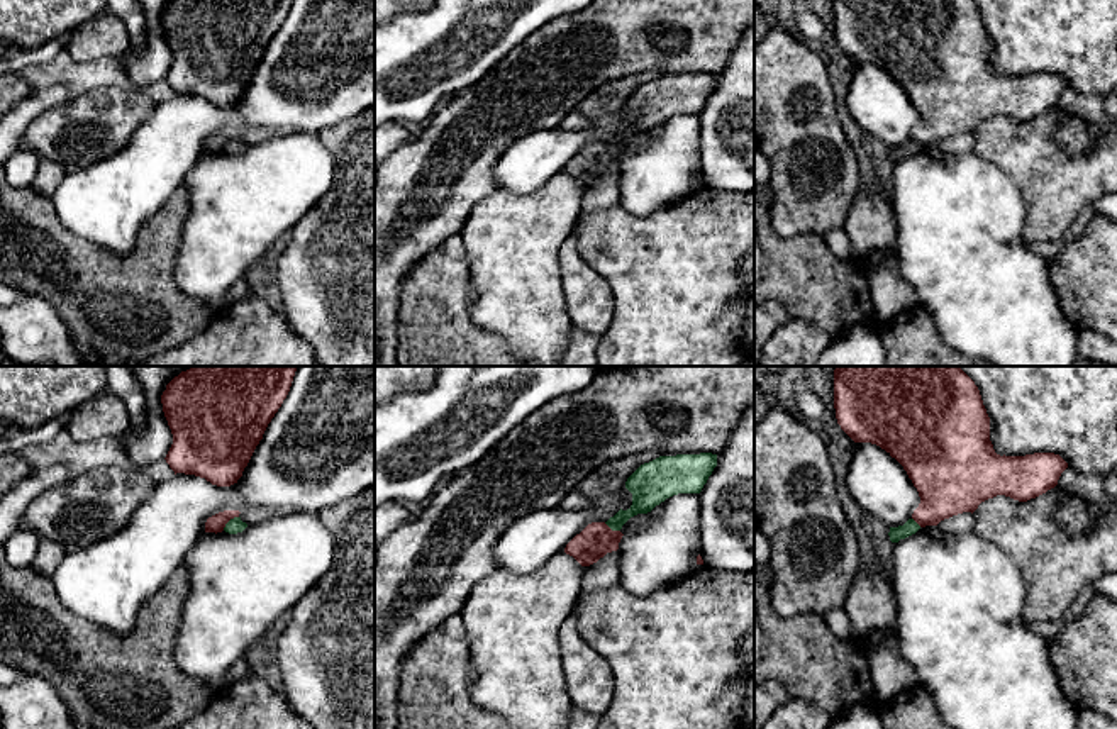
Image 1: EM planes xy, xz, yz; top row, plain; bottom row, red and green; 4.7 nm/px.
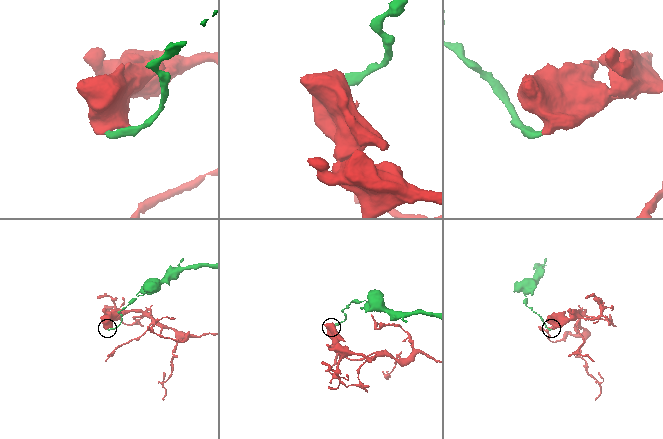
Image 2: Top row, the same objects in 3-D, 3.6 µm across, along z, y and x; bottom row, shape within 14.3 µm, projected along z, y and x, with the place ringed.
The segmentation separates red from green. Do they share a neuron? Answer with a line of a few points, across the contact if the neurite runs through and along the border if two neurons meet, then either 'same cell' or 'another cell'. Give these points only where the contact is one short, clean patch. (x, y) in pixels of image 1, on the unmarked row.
line xy (216, 144), (229, 139), (234, 146); same cell

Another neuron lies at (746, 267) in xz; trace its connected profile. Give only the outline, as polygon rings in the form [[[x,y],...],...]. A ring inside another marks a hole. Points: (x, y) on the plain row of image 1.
[[[754,253],[741,259],[737,276],[741,280],[741,293],[749,303],[742,319],[742,336],[751,349],[751,358],[754,358]]]

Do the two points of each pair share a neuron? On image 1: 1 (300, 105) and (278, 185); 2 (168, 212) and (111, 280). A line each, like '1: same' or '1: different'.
1: same
2: same

